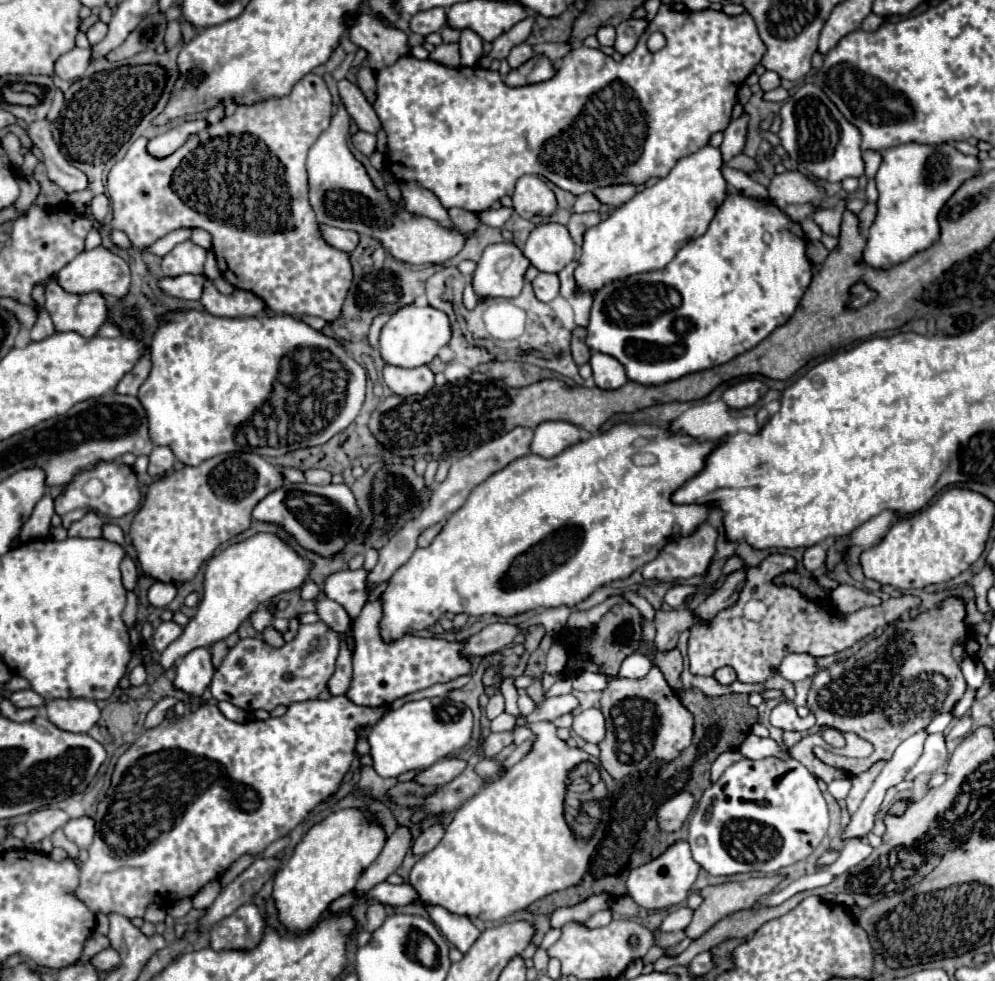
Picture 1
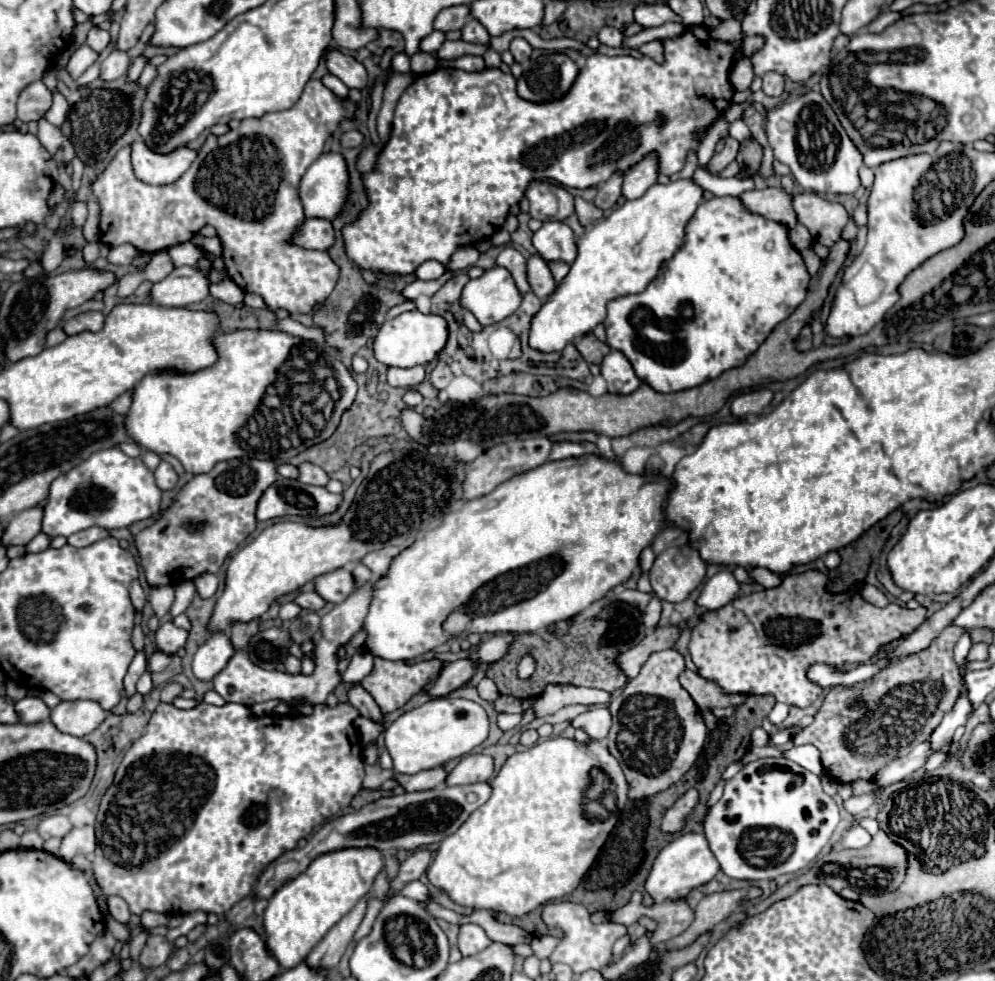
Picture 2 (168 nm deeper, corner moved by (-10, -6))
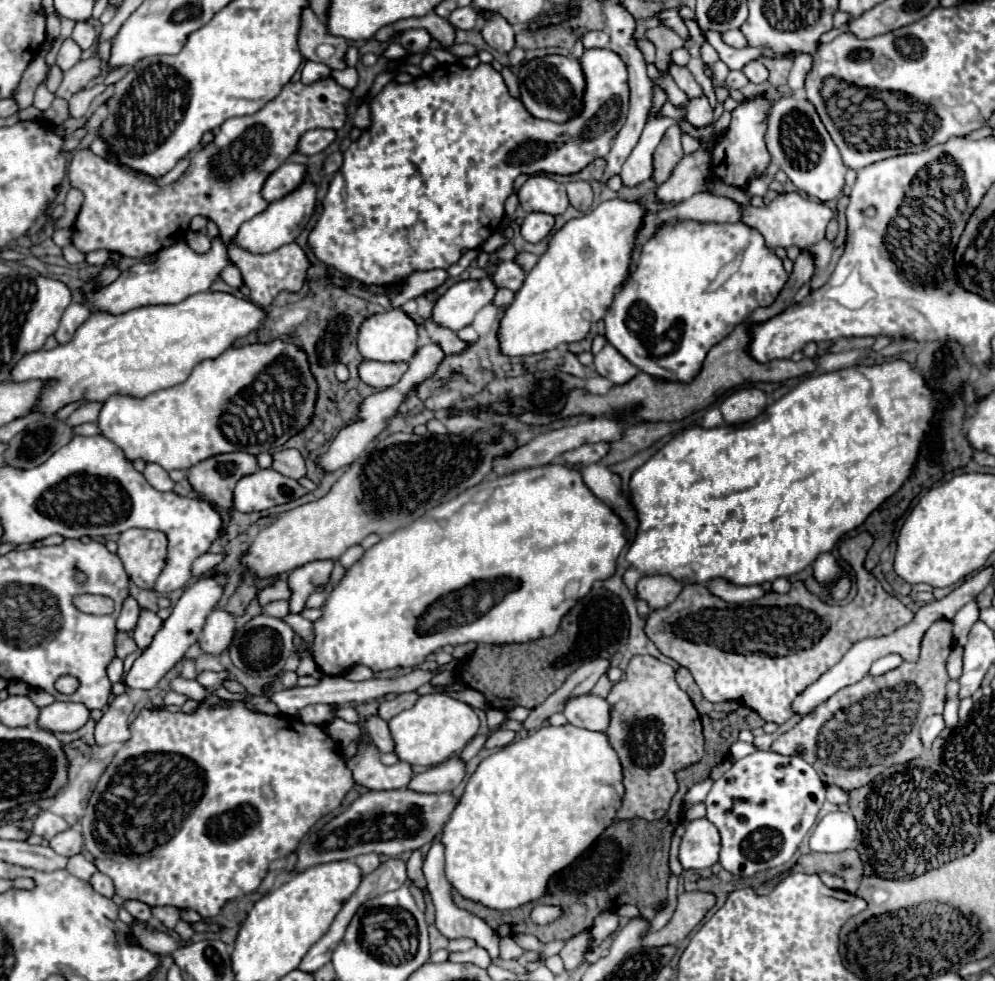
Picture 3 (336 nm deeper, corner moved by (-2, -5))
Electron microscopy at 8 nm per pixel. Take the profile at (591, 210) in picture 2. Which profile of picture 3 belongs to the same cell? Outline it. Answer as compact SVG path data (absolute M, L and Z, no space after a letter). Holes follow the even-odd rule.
M570 181L566 183L570 205L578 211L588 211L592 205L592 187L588 181Z

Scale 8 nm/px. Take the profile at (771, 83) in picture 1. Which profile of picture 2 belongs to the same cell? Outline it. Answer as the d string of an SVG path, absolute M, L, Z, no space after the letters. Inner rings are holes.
M766 72L766 74L762 76L762 80L764 80L762 90L764 90L766 96L774 96L774 98L778 98L778 96L784 94L784 76L782 76L782 74Z

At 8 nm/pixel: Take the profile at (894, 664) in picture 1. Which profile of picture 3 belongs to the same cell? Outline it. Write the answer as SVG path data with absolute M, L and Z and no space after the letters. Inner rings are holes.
M936 621L930 625L930 629L922 637L920 645L920 657L916 663L902 663L900 667L872 677L866 675L862 681L840 689L836 695L832 695L826 703L822 703L814 713L806 715L800 719L790 731L782 733L770 749L780 755L796 755L796 751L802 747L804 749L804 761L810 763L824 785L836 785L844 793L850 793L858 787L868 785L876 775L880 775L884 769L906 763L914 757L920 757L924 753L922 745L918 745L918 727L924 723L928 715L942 713L944 711L944 701L946 701L946 659L954 647L952 639L952 621Z

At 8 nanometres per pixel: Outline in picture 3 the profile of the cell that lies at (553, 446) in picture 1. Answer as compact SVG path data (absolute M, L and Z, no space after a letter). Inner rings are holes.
M586 443L570 453L564 453L560 457L562 463L572 463L572 465L590 465L590 463L598 463L606 453L610 451L610 443Z

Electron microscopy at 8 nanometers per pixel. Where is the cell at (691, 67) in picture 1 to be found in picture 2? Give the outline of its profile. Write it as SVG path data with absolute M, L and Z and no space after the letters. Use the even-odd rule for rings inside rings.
M700 24L700 26L688 26L682 32L682 36L678 36L674 40L664 38L662 44L664 44L664 64L656 64L648 56L632 58L632 56L604 56L598 52L590 54L586 58L586 64L580 70L578 78L574 80L574 86L562 98L558 98L554 102L526 102L524 98L520 98L516 94L516 80L512 78L512 74L504 74L498 68L486 68L482 72L464 72L458 68L436 68L428 74L416 76L416 80L402 92L402 96L396 104L392 134L378 156L376 170L364 176L364 184L366 184L368 196L370 196L370 208L362 214L362 218L358 222L354 222L342 230L344 240L346 240L348 258L366 270L380 270L380 272L388 272L388 274L410 274L424 260L438 260L438 262L446 264L458 246L474 244L474 242L498 232L508 216L510 206L518 204L524 198L526 186L532 180L546 178L546 180L556 180L558 184L562 184L566 188L584 190L584 188L600 186L602 182L606 182L606 178L610 178L610 174L616 174L616 172L626 174L626 170L630 170L630 166L638 164L642 158L648 158L650 154L658 154L658 172L660 174L666 174L666 176L678 174L684 168L688 152L698 150L698 144L700 144L698 134L708 130L730 108L732 96L734 96L734 88L730 84L730 72L732 72L732 66L734 66L738 54L746 54L746 58L750 58L750 54L754 54L754 50L760 50L764 46L764 38L742 34L740 44L736 46L732 42L722 42L722 40L712 38L710 28Z

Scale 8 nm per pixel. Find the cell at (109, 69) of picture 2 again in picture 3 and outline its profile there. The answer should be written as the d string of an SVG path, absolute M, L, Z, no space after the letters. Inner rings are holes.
M96 55L84 57L82 61L78 61L72 69L68 69L64 73L64 79L62 79L58 91L54 95L62 97L62 99L70 99L74 93L88 87L90 81L100 73L100 69L102 69L102 65L100 65Z

